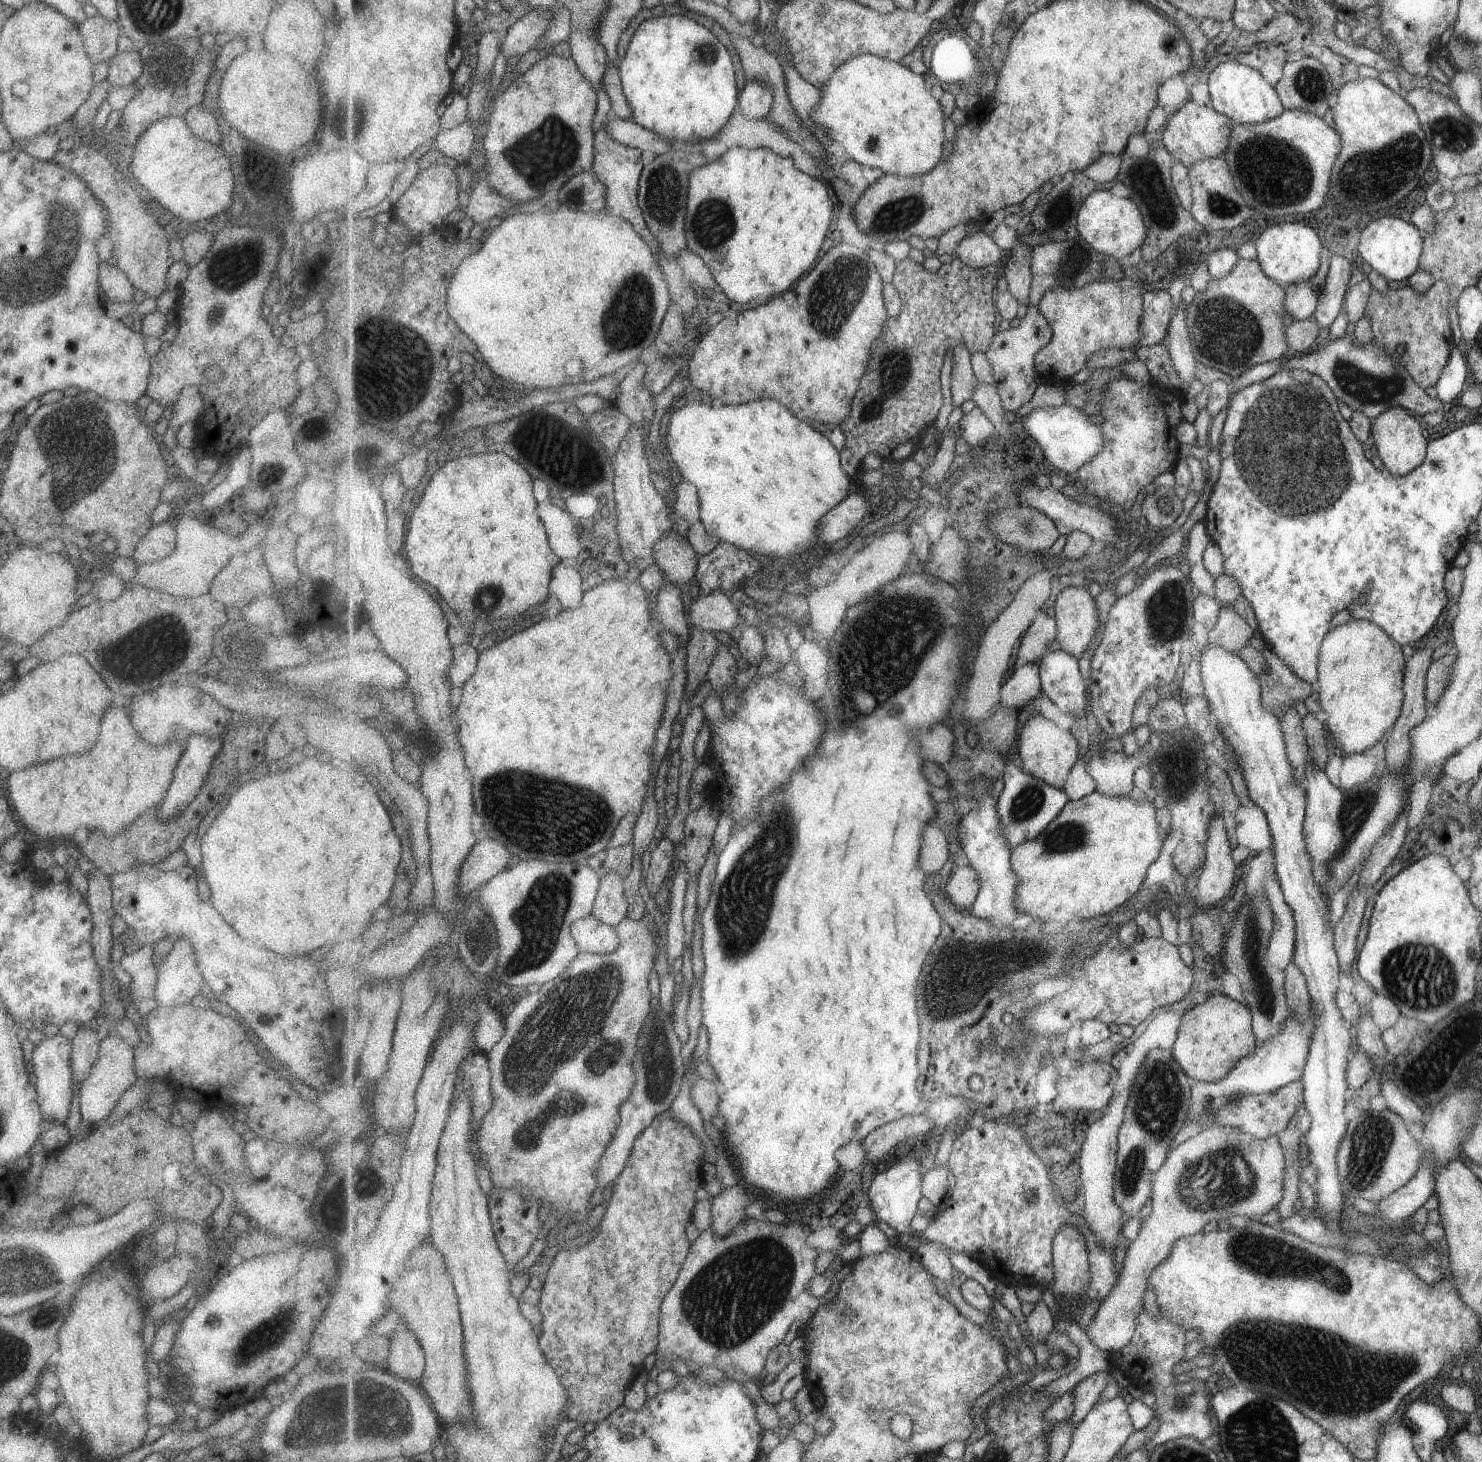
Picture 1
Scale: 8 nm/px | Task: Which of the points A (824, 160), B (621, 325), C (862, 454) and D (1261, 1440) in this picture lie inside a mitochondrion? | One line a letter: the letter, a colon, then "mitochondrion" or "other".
A: other
B: mitochondrion
C: other
D: mitochondrion

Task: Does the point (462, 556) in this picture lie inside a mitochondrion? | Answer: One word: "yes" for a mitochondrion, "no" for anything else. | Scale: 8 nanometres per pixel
no

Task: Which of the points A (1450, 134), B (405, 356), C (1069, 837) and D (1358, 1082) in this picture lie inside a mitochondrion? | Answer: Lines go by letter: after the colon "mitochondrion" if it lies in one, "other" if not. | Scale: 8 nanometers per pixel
A: mitochondrion
B: mitochondrion
C: mitochondrion
D: other

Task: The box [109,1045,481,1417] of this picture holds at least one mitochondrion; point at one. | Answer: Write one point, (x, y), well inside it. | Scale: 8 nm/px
(248, 1353)

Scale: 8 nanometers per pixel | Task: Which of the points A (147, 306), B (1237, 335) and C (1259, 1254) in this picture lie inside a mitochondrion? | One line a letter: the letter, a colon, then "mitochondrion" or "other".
A: other
B: mitochondrion
C: mitochondrion

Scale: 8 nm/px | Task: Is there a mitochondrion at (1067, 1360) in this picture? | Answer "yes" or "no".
no

